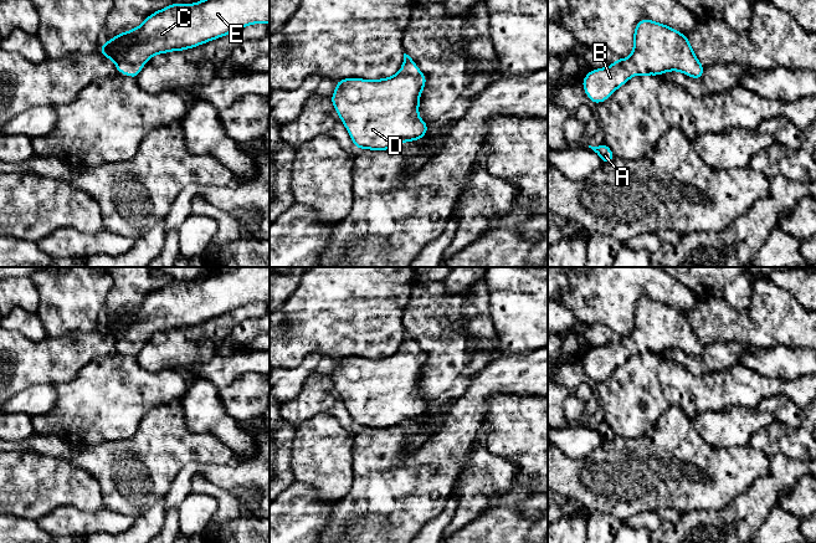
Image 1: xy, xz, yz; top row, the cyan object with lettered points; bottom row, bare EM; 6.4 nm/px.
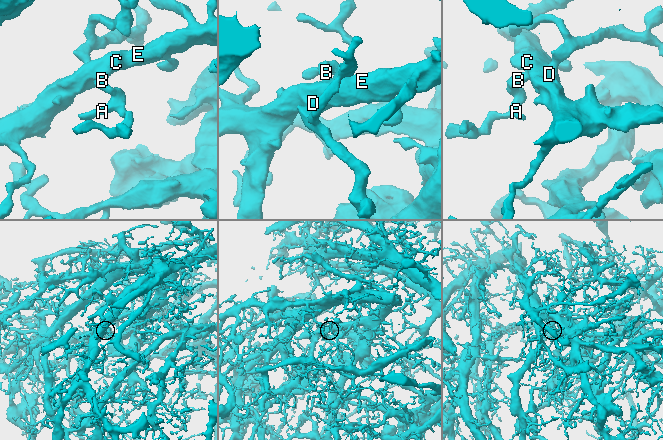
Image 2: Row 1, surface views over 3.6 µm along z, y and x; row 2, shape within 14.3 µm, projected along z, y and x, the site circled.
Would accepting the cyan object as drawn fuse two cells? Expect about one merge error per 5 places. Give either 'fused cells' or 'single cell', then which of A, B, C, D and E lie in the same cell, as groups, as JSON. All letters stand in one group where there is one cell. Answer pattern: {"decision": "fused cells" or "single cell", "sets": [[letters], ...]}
{"decision": "single cell", "sets": [["A", "B", "C", "D", "E"]]}

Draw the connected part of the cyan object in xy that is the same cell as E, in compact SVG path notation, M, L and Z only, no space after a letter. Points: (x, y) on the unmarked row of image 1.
M237 267L231 272L211 273L195 282L170 282L150 292L139 306L117 312L98 327L116 342L118 352L138 357L142 345L158 332L185 329L227 314L251 302L270 302L270 267Z

